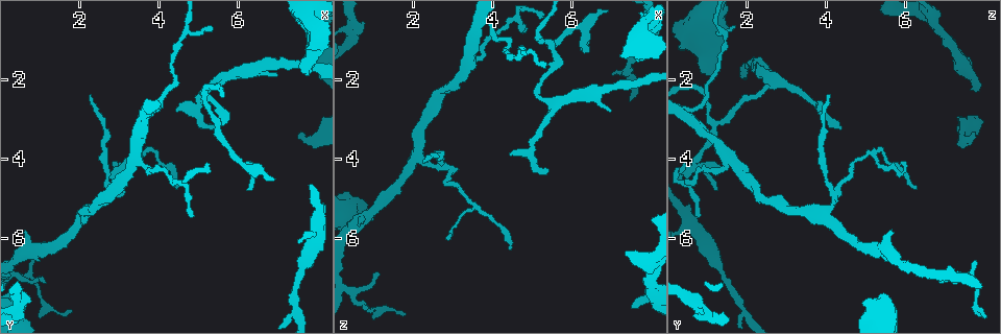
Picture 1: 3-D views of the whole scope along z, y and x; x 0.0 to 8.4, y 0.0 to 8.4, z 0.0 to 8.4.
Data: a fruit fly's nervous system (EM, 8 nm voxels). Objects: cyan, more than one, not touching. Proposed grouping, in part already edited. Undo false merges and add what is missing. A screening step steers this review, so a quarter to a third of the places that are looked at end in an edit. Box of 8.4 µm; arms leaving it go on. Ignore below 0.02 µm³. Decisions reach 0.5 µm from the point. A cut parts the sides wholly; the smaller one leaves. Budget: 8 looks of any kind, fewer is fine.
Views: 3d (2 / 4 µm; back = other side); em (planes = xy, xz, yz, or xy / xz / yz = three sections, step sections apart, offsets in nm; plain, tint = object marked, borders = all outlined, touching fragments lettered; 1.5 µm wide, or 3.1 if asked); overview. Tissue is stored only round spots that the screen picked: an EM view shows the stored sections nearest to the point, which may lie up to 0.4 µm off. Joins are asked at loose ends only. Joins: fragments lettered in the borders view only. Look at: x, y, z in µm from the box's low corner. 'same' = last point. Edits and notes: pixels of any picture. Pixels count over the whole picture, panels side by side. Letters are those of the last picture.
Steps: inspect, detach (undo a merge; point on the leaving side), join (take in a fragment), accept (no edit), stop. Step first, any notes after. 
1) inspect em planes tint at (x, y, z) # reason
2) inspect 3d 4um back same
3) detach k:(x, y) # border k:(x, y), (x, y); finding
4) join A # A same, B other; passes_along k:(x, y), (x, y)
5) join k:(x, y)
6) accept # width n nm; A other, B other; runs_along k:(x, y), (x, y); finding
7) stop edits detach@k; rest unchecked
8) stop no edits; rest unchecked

inspect 3d 2um at (6.15, 4.15, 0.65) # sharp bend

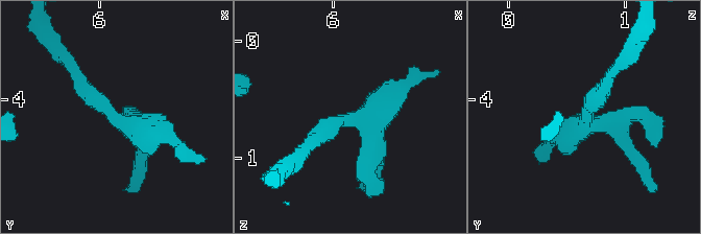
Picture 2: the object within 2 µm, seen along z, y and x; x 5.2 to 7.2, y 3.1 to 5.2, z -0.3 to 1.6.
inspect em yz step 8 tint at (6.10, 4.12, 0.70)

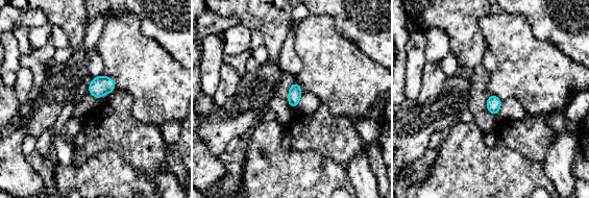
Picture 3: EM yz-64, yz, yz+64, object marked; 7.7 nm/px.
inspect em planes borders same # another direction

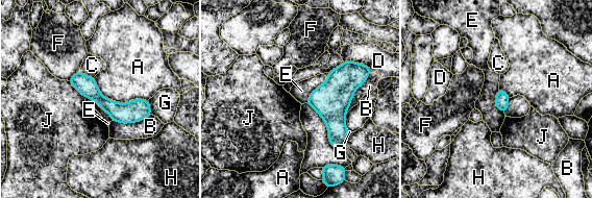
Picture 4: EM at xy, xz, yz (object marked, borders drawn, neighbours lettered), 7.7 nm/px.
accept # A other, B other, C other, D other, E other, F other, G other, H other, J other; border 4:(93, 77), (115, 101), (147, 100); one cell here

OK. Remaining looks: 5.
inspect 3d 2um at (7.65, 6.75, 1.30) # sudden change in width

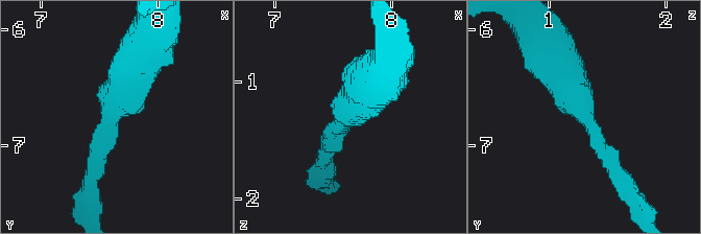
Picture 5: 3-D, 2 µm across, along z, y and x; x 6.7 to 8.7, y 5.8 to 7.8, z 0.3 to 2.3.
inspect em planes borders at (7.62, 6.70, 1.28) # arm_widths 170, 400 nm

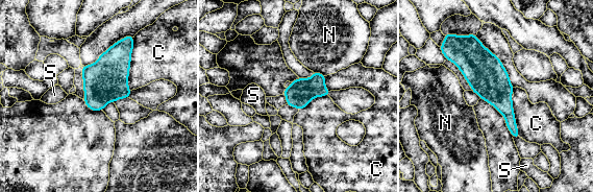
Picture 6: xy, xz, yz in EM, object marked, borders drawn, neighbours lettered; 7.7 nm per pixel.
accept # C other, N other, S other; all the same cell

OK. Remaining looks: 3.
inspect 3d 4um at (7.70, 1.85, 1.05) # an open end

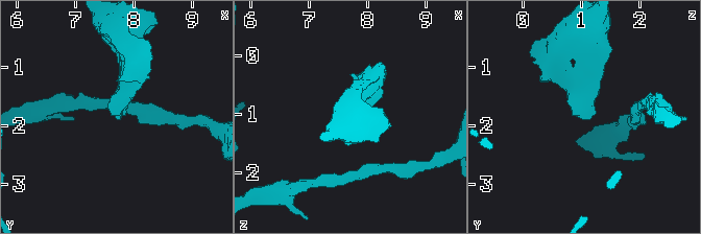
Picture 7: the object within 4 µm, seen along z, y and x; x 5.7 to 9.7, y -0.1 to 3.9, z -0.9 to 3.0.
inspect em yz step 8 tint at (7.75, 1.90, 1.05)

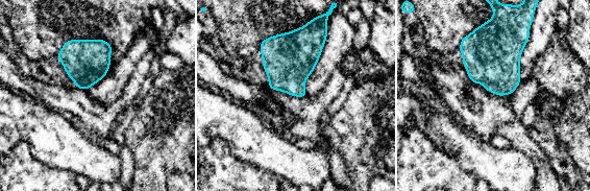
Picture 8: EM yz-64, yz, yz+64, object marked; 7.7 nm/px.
inspect em planes borders same

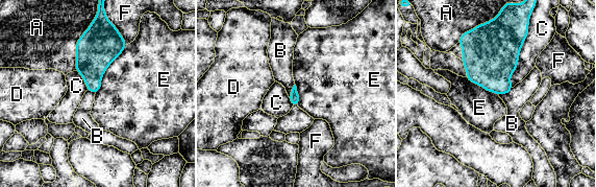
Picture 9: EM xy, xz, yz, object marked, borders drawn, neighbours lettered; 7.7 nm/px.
accept # A other, B other, C other, D other, E other, F other; no lettered fragment goes on from it

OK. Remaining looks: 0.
stop no edits; rest unchecked

